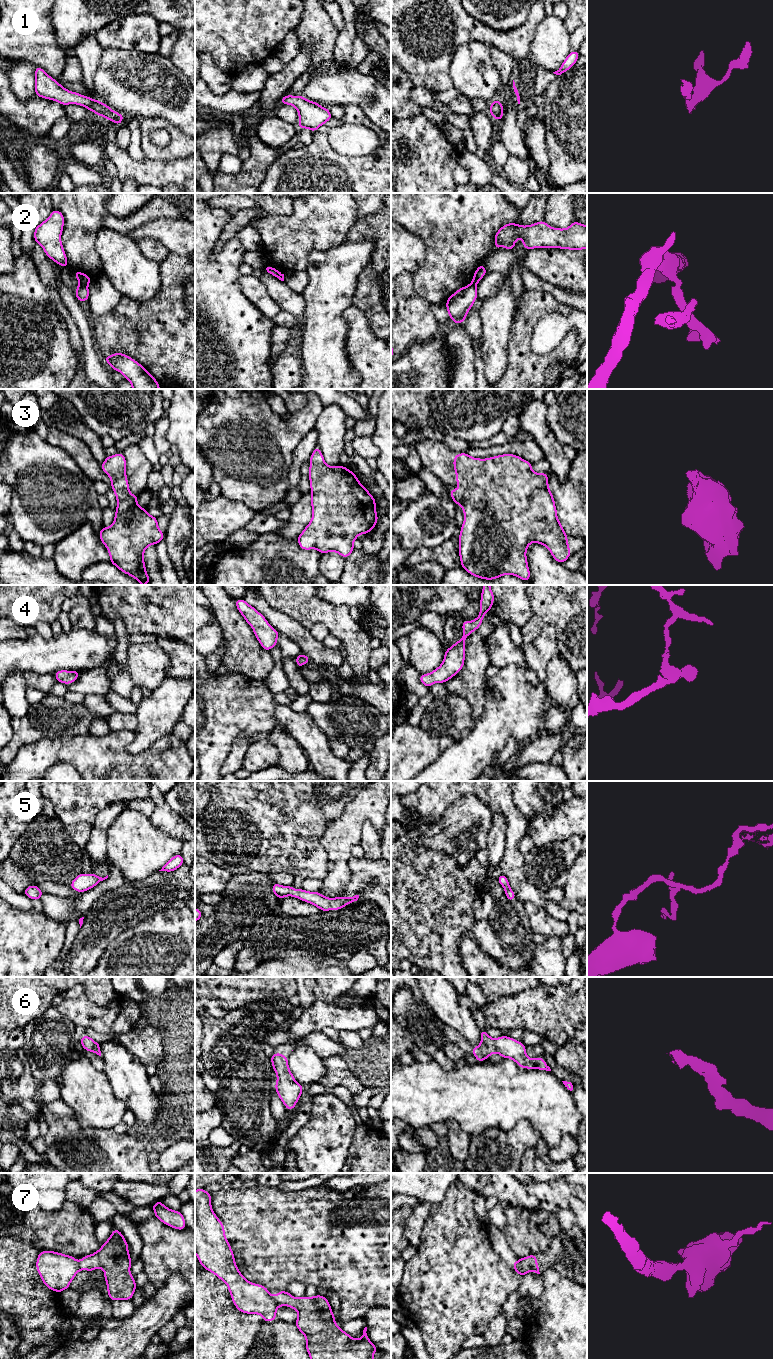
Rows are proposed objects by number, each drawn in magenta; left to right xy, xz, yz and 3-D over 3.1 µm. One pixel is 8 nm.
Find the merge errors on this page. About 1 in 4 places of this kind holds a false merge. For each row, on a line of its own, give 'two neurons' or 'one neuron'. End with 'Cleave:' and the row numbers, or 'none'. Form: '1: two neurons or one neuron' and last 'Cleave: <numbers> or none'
1: one neuron
2: two neurons
3: one neuron
4: one neuron
5: one neuron
6: one neuron
7: two neurons
Cleave: 2, 7

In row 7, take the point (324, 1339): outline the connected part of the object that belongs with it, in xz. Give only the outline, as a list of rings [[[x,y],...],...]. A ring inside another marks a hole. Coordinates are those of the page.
[[[278,1291],[272,1298],[279,1306],[288,1306],[295,1309],[298,1318],[295,1322],[297,1329],[306,1338],[306,1350],[310,1359],[373,1359],[372,1355],[379,1351],[367,1336],[367,1327],[364,1328],[360,1339],[353,1339],[344,1332],[335,1322],[335,1316],[326,1297],[316,1295],[314,1297],[293,1297],[285,1291]]]

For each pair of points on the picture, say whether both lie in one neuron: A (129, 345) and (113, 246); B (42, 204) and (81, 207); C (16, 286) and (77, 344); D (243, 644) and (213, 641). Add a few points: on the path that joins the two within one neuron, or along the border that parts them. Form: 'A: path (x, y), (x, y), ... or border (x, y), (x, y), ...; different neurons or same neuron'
A: border (122, 295), (138, 301), (145, 301); different neurons
B: border (51, 203), (53, 209); different neurons
C: border (60, 314), (66, 323), (69, 342), (77, 358); different neurons
D: border (216, 618), (224, 640); different neurons

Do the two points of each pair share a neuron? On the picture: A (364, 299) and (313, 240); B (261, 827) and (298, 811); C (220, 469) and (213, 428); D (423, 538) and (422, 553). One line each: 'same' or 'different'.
A: different
B: same
C: same
D: different

